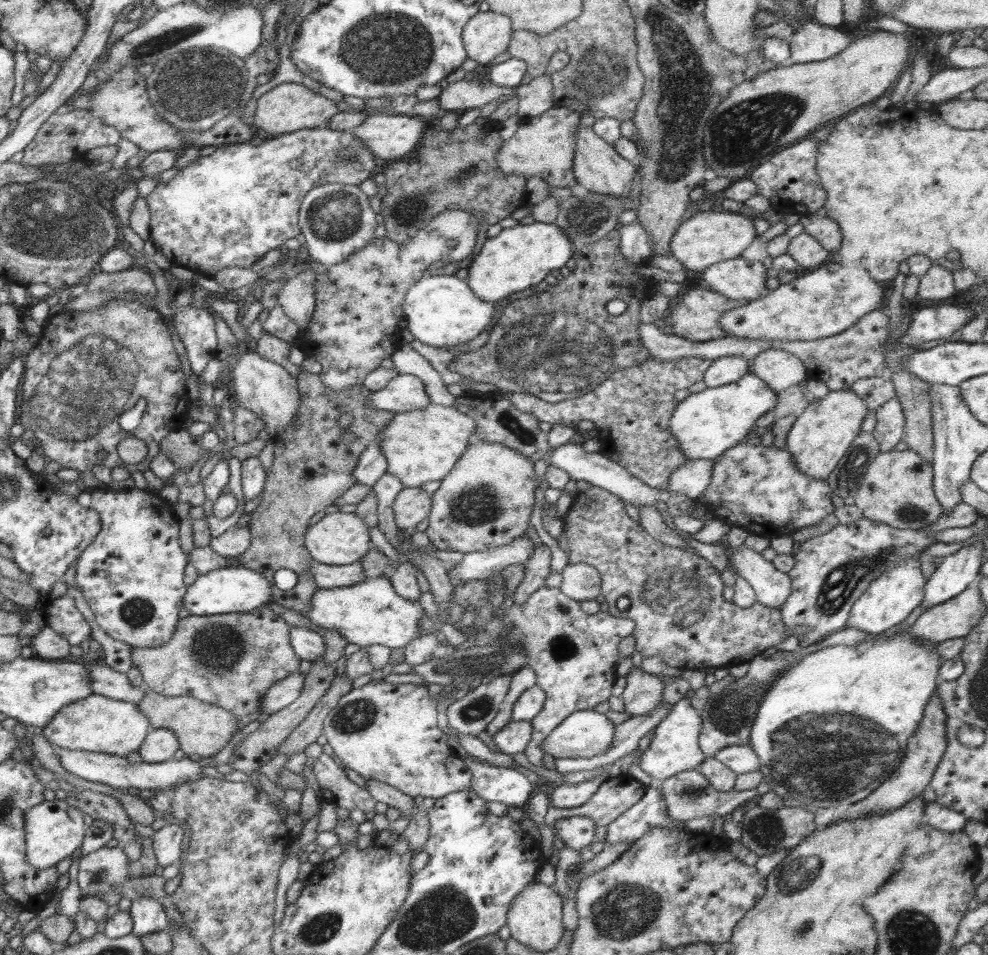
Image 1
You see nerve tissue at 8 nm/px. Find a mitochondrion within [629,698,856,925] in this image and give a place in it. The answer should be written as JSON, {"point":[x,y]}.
{"point":[797,878]}

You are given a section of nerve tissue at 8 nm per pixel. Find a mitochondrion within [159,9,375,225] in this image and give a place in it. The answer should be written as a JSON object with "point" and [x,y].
{"point":[347,157]}

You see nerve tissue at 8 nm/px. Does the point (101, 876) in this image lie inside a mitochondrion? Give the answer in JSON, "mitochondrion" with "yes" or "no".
{"mitochondrion":"yes"}

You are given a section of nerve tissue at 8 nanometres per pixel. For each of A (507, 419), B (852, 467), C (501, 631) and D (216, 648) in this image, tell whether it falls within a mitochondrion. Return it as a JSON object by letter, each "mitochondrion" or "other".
{"A":"mitochondrion","B":"mitochondrion","C":"mitochondrion","D":"mitochondrion"}

